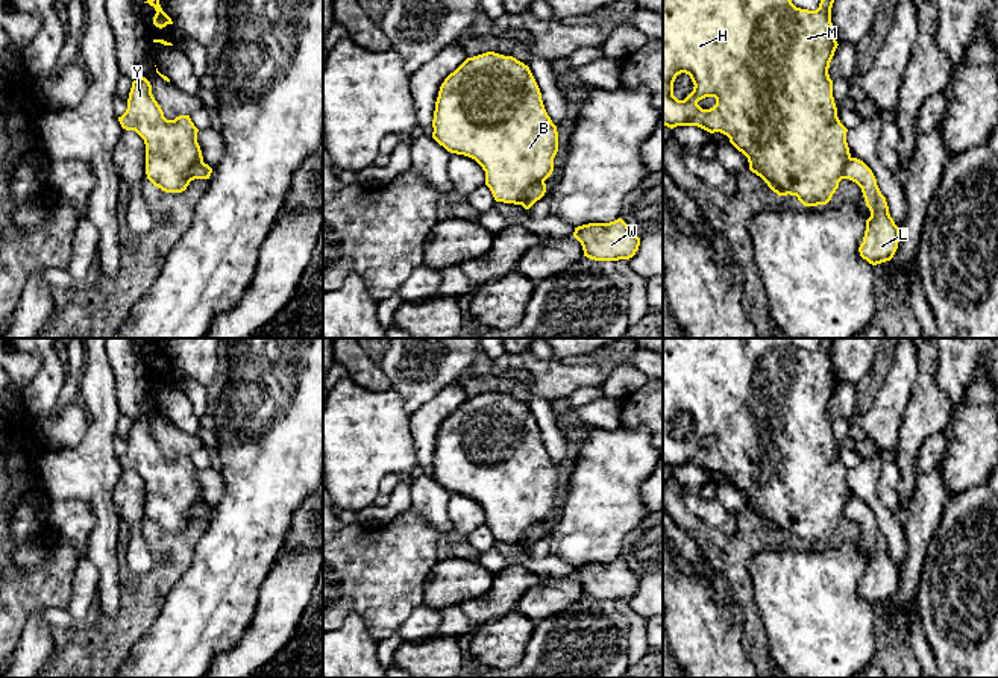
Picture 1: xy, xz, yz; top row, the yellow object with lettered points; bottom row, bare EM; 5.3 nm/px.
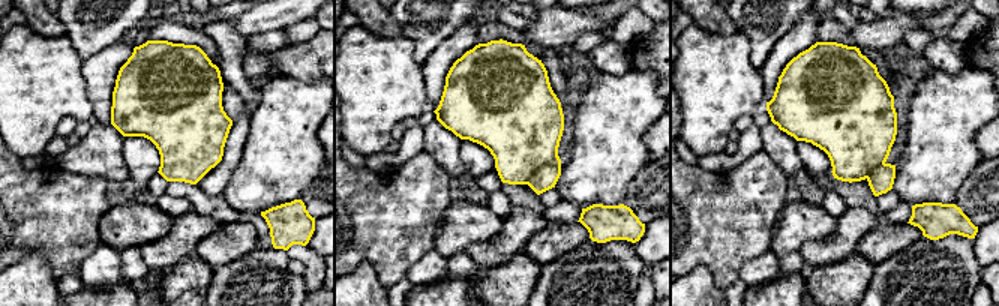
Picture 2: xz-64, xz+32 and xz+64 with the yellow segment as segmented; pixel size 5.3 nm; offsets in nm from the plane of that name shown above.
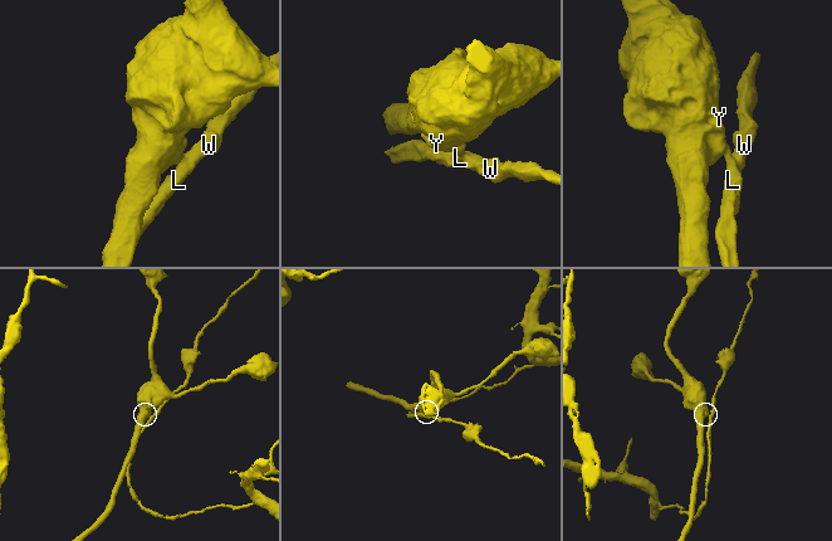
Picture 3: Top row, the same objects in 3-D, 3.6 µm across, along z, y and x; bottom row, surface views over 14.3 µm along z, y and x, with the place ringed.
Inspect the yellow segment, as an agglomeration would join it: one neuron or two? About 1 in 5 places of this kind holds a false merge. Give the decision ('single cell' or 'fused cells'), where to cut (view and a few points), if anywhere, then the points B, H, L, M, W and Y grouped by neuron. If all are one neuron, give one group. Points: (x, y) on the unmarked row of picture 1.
fused cells; cut in xz along (543, 521), (533, 525), (519, 543); B H M Y / L W

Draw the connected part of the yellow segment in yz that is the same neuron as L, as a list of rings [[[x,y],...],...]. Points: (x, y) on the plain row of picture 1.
[[[851,498],[845,507],[845,519],[861,528],[871,551],[863,582],[858,587],[860,596],[872,605],[890,601],[898,589],[899,567],[889,554],[886,537],[881,534],[872,510],[863,501]]]

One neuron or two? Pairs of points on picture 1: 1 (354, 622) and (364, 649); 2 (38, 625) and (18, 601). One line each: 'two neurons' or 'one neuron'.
1: one neuron
2: two neurons

